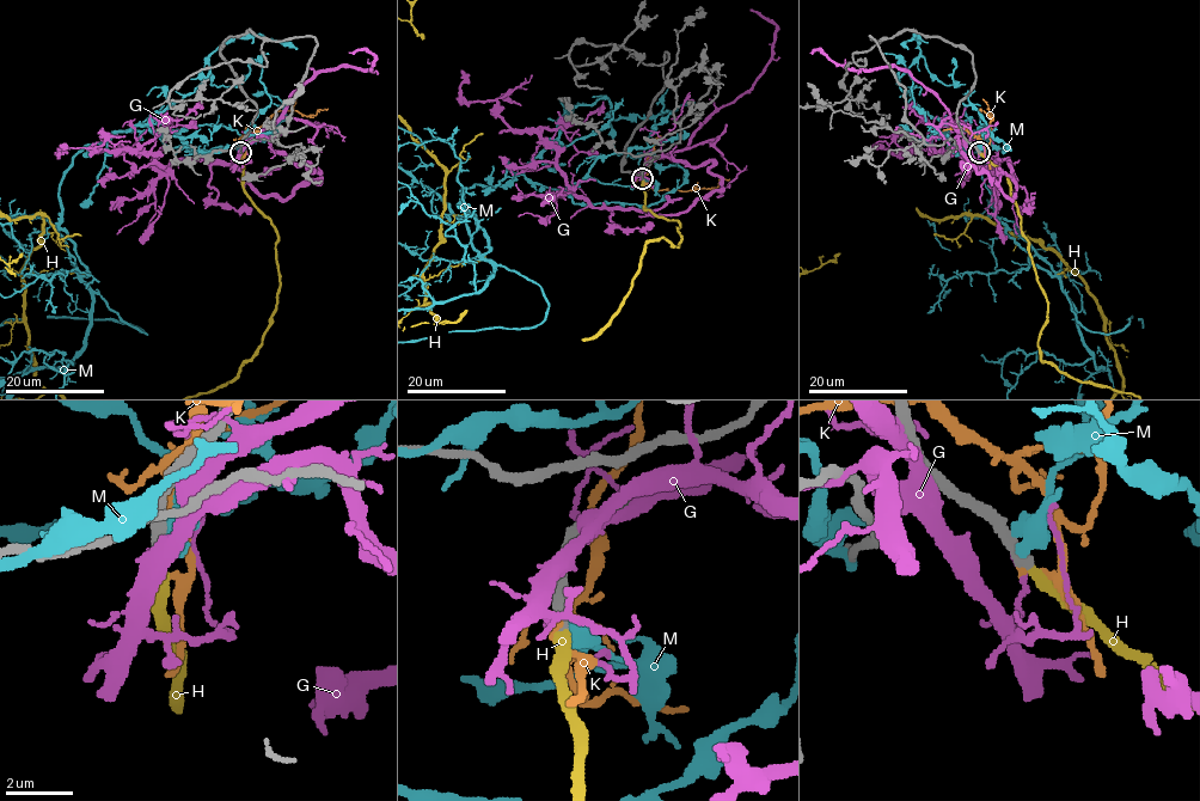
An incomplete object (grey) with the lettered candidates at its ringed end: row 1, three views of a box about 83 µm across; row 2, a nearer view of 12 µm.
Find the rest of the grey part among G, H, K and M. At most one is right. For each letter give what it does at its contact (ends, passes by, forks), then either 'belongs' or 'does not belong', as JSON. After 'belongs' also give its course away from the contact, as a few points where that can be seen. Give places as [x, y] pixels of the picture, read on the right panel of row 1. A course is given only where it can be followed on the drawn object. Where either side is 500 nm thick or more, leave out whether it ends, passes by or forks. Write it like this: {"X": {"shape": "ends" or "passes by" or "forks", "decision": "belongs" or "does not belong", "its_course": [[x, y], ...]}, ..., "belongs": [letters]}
{"G": {"shape": "ends", "decision": "does not belong"}, "H": {"shape": "ends", "decision": "belongs"}, "K": {"shape": "ends", "decision": "does not belong"}, "M": {"decision": "does not belong"}, "belongs": ["H"]}

